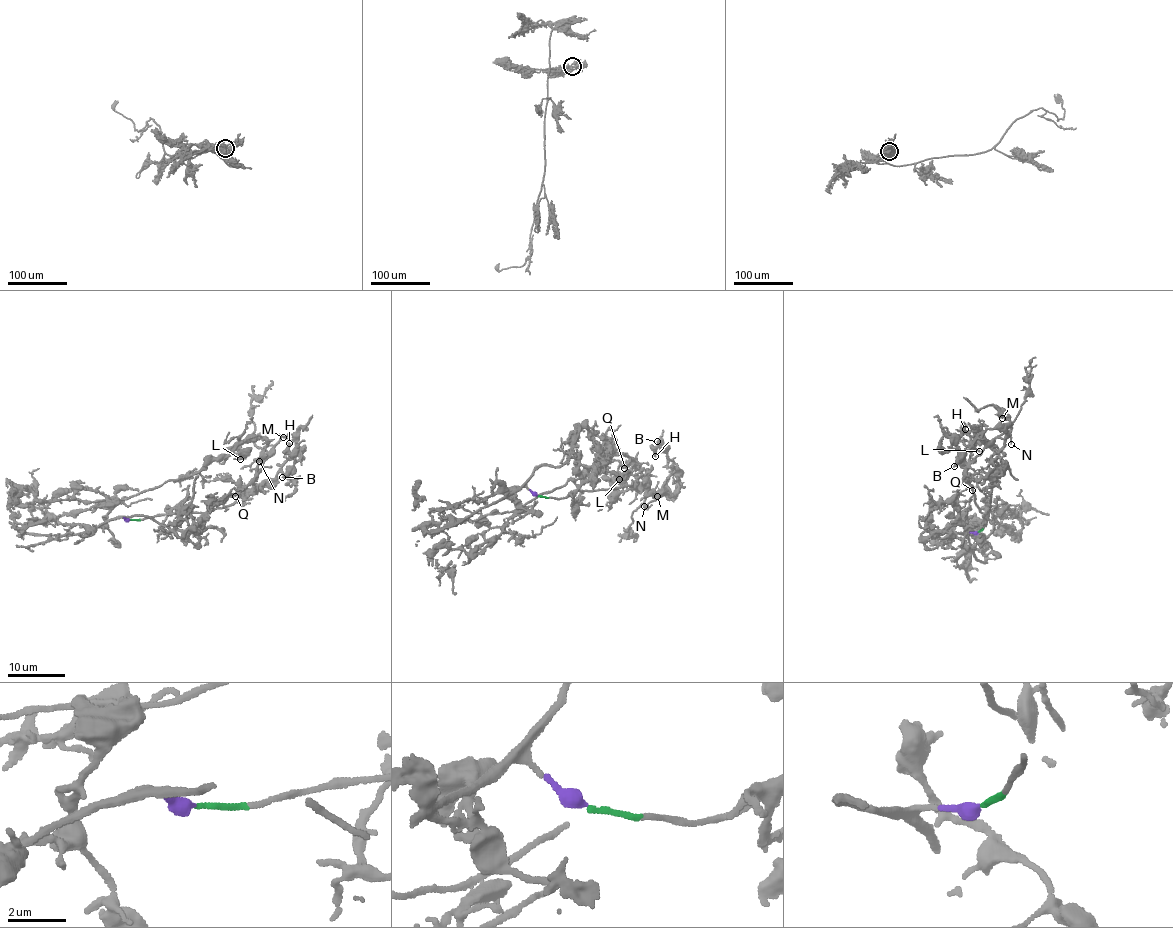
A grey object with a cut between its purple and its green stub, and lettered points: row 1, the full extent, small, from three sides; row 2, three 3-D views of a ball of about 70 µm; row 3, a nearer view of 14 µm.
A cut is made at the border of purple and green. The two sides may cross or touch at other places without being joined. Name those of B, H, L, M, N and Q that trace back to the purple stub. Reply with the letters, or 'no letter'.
L, N, Q

